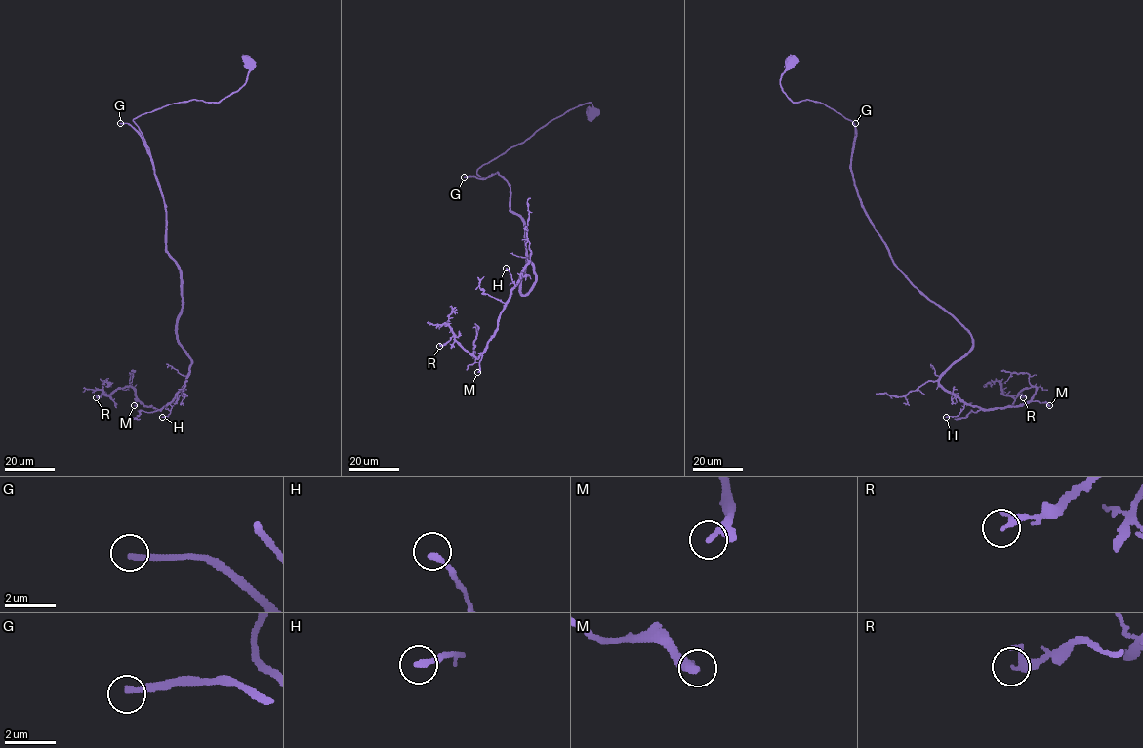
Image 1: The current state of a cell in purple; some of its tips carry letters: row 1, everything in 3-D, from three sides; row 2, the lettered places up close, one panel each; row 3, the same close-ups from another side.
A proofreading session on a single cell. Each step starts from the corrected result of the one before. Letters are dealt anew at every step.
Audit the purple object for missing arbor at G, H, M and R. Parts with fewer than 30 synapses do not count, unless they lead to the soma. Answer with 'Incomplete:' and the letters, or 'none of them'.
Incomplete: G

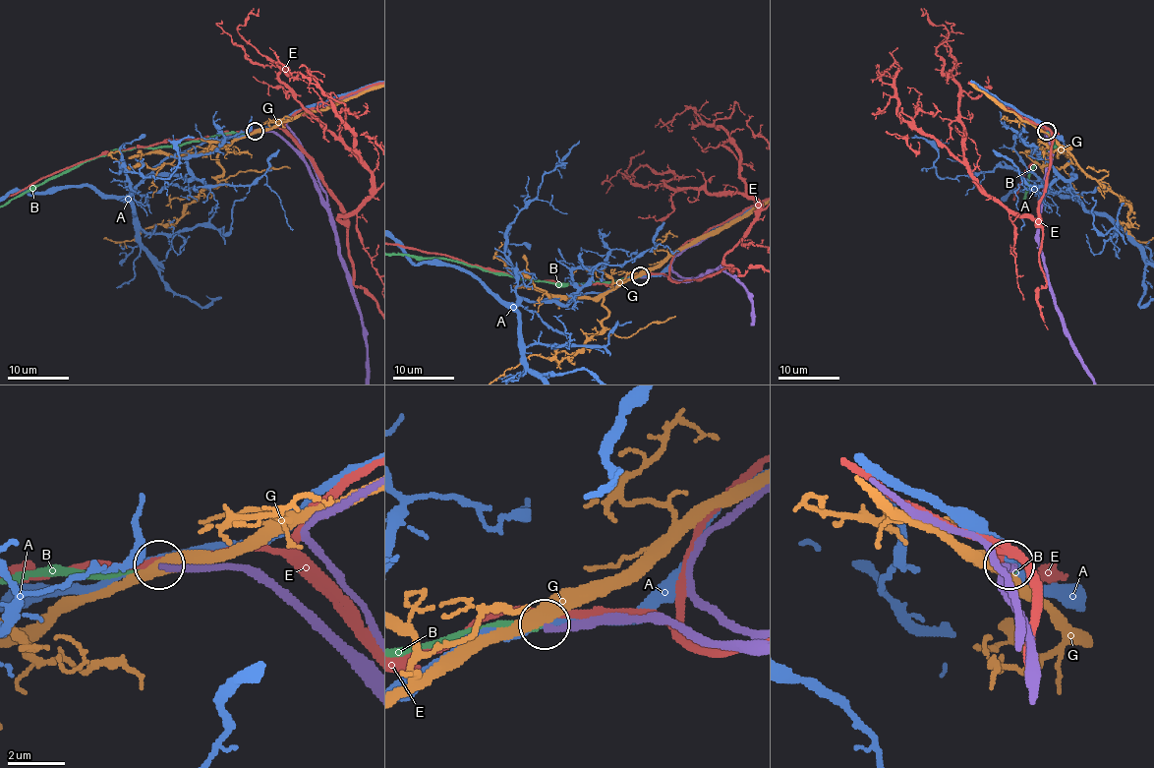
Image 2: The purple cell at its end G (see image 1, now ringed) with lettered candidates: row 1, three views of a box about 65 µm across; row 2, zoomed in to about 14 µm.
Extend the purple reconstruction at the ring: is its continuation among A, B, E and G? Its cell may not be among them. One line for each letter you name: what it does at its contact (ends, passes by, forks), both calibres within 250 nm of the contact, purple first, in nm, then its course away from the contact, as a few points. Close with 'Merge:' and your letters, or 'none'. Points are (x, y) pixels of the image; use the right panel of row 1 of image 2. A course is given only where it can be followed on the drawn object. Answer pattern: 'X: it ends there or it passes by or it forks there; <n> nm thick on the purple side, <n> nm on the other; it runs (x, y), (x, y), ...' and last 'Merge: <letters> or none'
B: it ends there; 200 nm thick on the purple side, 240 nm on the other
Merge: B

